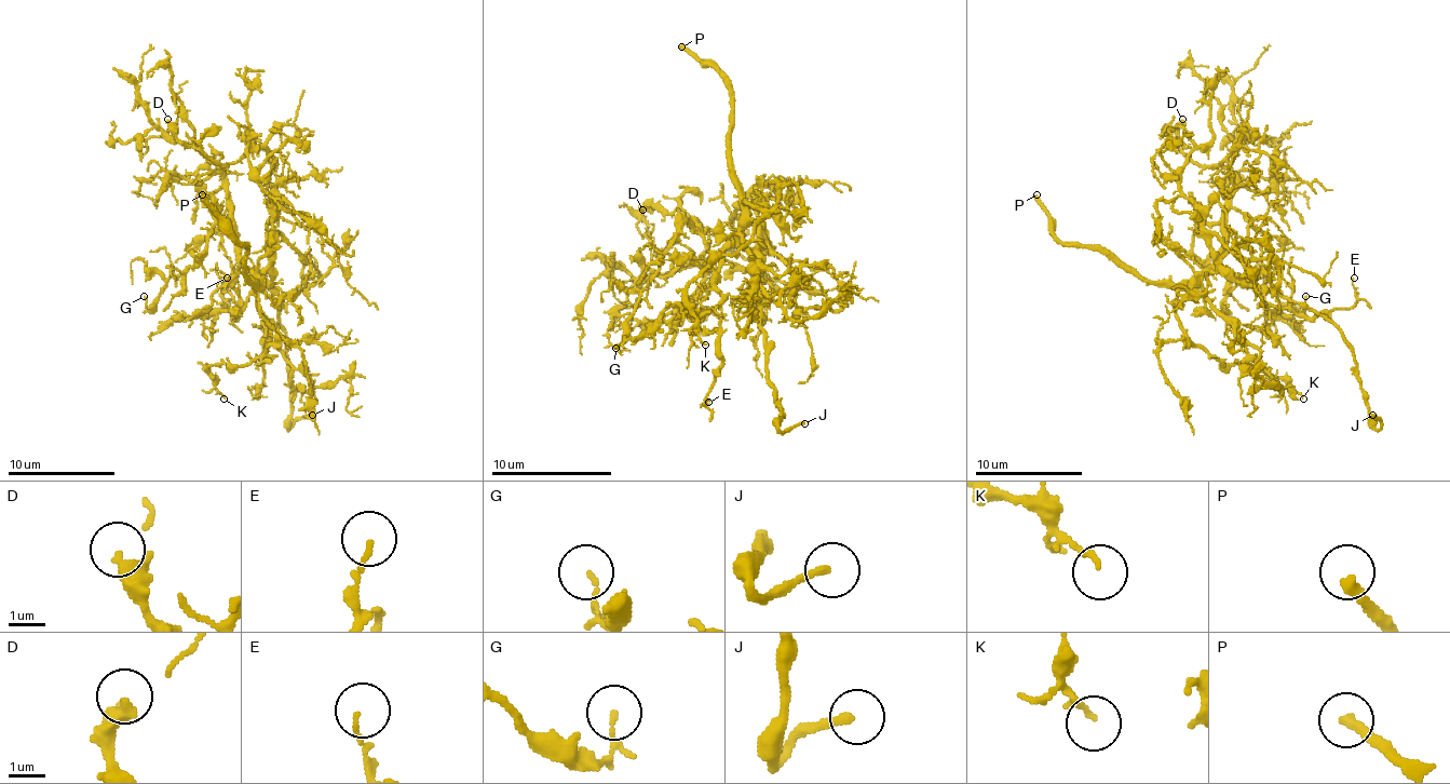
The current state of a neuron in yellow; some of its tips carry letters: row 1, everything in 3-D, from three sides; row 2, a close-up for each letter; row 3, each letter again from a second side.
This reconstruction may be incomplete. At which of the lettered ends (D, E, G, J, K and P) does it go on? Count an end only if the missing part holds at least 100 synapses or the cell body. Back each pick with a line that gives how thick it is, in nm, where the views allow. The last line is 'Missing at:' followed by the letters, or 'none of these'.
J: calibre 200 nm
P: calibre 300 nm
Missing at: J, P

